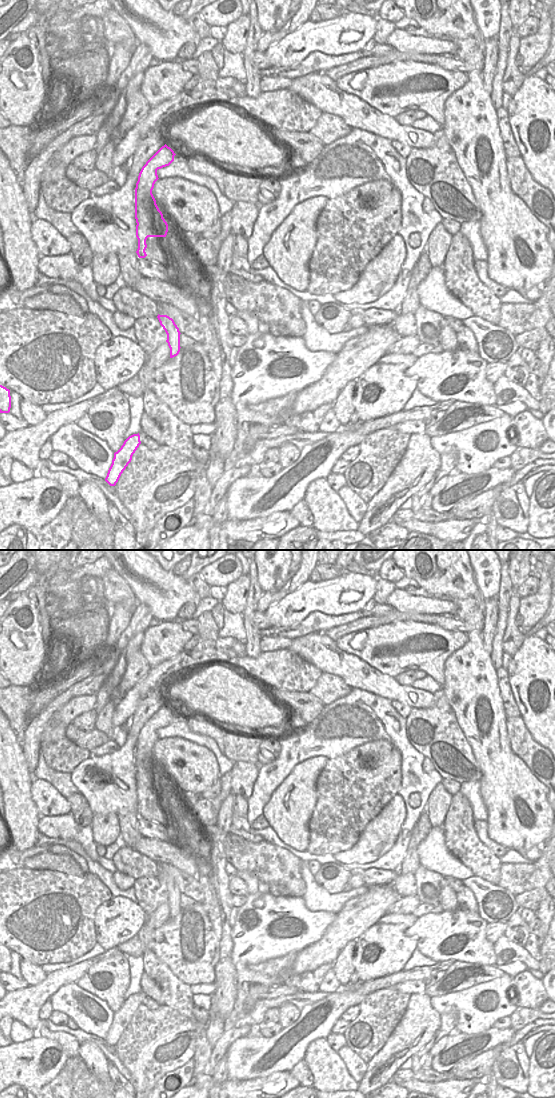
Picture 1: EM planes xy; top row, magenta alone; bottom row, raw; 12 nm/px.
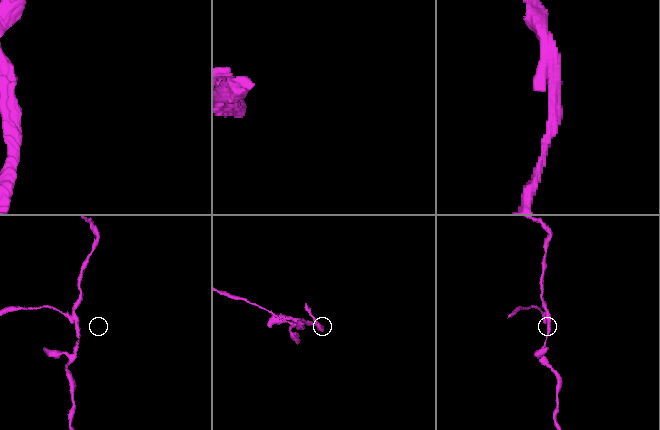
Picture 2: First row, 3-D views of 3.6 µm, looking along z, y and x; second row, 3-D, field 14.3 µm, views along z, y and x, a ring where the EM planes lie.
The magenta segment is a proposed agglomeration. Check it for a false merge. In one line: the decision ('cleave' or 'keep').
cleave

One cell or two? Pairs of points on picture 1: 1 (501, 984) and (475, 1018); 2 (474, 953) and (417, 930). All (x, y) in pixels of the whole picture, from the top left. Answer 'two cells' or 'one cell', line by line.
1: one cell
2: one cell

